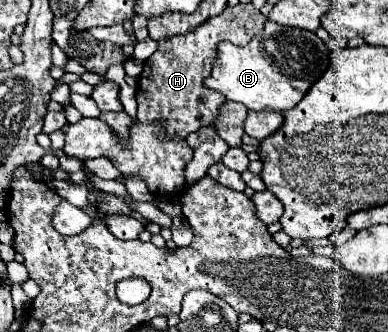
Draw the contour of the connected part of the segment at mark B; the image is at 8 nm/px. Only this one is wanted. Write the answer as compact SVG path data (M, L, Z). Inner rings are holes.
M266 22L262 34L258 34L248 46L220 42L212 76L206 78L204 84L222 92L226 100L242 102L248 110L286 112L302 100L310 86L328 70L330 62L332 52L314 32Z

